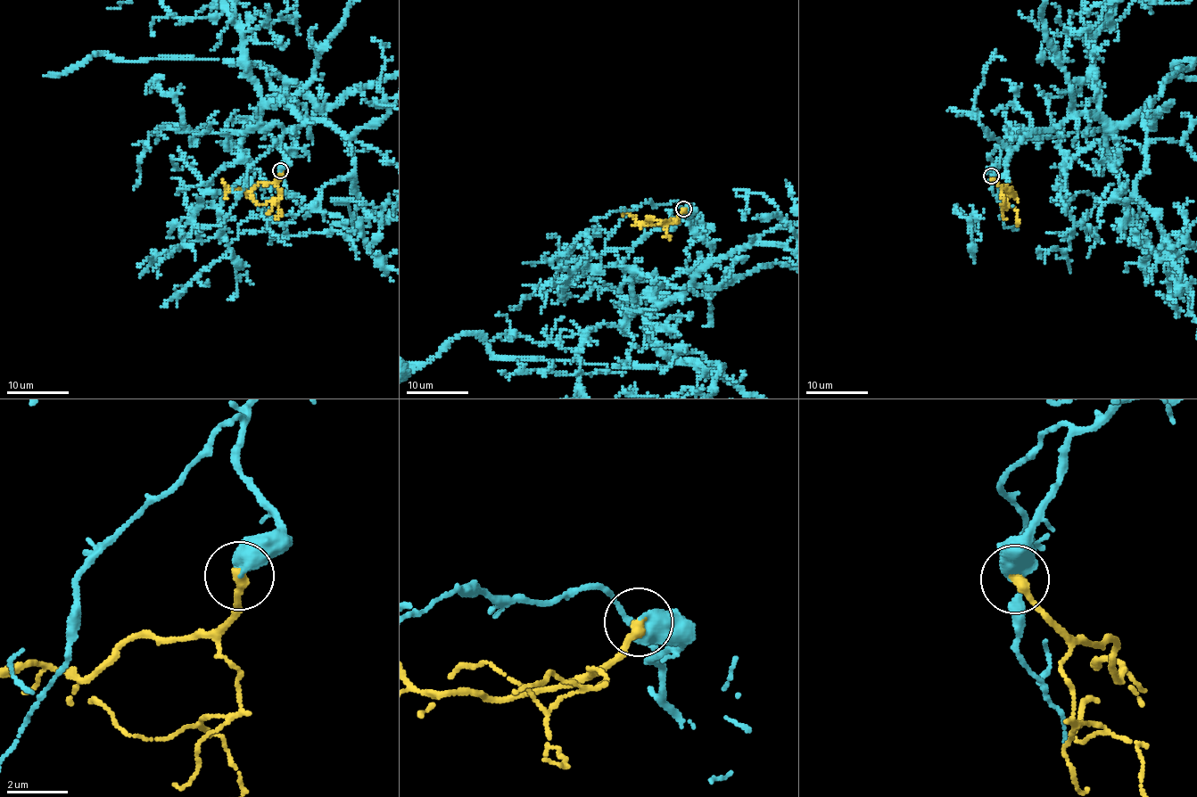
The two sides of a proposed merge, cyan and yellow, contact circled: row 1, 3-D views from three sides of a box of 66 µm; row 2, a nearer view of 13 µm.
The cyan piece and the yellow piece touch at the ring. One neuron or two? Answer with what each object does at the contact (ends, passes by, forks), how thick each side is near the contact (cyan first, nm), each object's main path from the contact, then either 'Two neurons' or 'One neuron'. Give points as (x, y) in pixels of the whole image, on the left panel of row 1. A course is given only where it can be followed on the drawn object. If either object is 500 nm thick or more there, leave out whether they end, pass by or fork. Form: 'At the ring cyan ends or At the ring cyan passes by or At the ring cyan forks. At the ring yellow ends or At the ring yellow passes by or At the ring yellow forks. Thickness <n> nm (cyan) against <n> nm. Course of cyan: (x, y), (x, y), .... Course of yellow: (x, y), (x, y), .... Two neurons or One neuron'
At the ring cyan ends. At the ring yellow ends. Thickness 340 nm (cyan) against 360 nm. Course of yellow: (279, 170), (280, 176), (276, 180), (257, 183), (248, 191), (227, 188), (222, 178). One neuron

